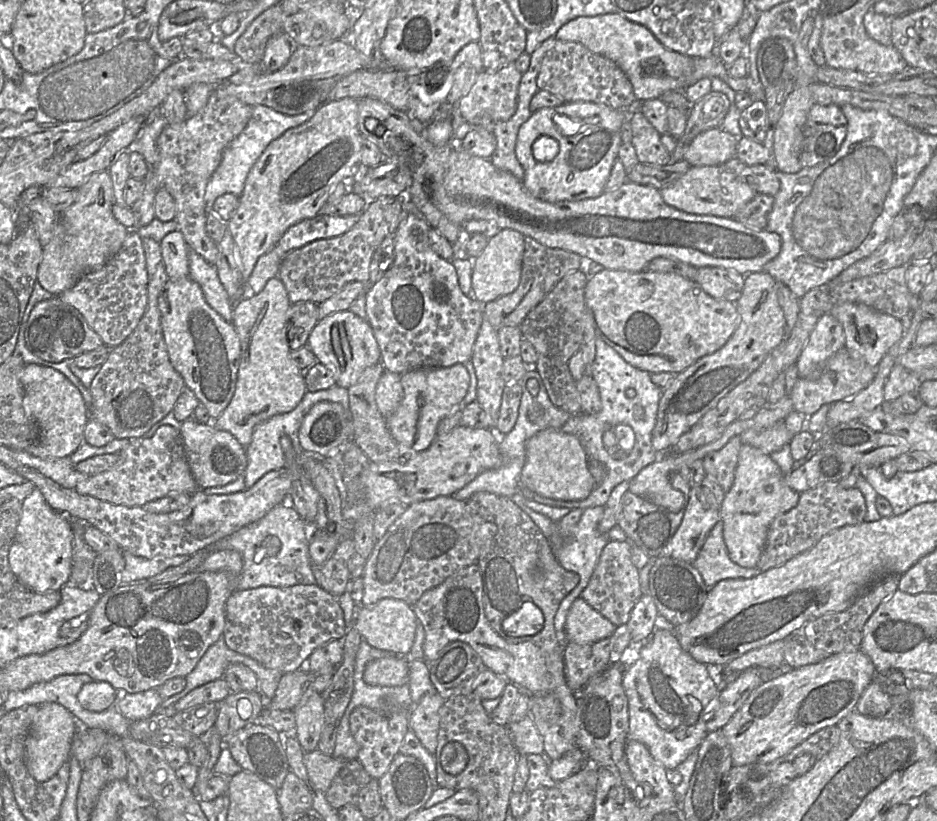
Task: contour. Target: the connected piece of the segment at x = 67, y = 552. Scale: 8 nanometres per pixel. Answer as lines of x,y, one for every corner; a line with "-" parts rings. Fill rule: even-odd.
35,487
23,502
21,517
9,549
8,561
12,573
23,586
31,591
46,593
60,590
70,577
73,538
74,533
70,519
66,515
53,510
46,502
41,491

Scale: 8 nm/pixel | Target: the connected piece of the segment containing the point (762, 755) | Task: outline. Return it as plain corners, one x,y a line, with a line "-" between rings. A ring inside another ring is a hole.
860,649
855,652
827,656
822,661
789,670
778,677
764,681
745,700
742,706
721,728
731,750
733,766
751,763
777,764
794,747
808,737
838,722
855,710
856,704
873,680
875,667

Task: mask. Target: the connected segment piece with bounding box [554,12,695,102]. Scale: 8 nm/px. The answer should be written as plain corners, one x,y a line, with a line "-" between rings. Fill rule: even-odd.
618,13
578,17
563,25
556,40
578,42
591,52
613,61
630,80
637,102
660,98
664,93
684,90
695,58
665,48
645,26

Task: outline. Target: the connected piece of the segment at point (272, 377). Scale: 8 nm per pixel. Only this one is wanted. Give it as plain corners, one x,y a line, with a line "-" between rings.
276,276
258,294
248,293
234,304
232,324
240,339
241,359
233,397
212,424
231,433
247,447
254,428
272,416
292,411
307,392
305,373
290,357
287,339
288,311
291,307
286,288

